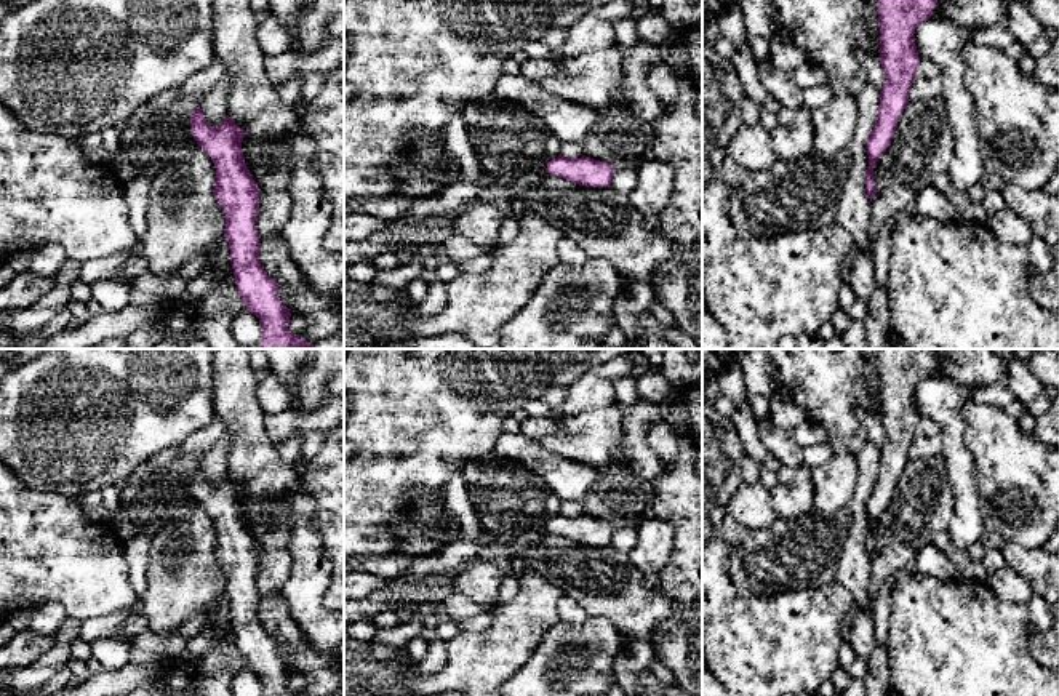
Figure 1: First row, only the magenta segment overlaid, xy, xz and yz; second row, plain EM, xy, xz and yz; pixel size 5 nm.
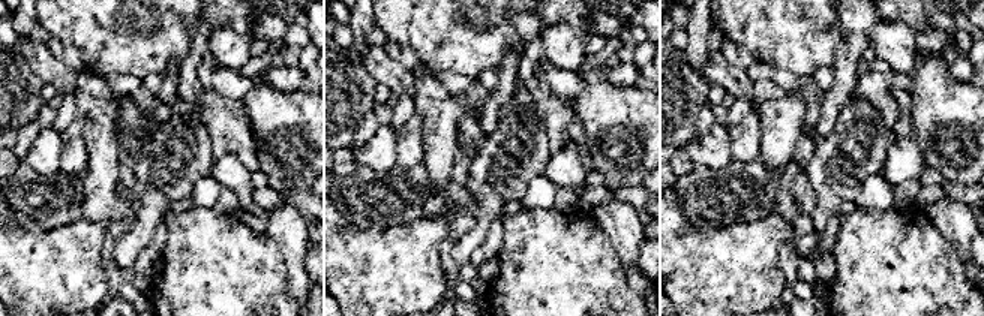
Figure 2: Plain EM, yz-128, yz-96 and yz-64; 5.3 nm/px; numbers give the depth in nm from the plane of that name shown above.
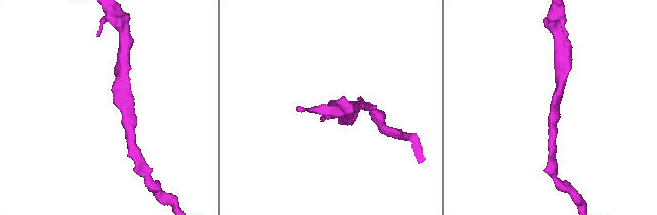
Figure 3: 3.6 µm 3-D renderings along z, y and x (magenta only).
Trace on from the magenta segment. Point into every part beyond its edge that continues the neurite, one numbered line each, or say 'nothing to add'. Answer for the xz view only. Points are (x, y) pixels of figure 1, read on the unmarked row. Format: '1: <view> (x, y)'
nothing to add

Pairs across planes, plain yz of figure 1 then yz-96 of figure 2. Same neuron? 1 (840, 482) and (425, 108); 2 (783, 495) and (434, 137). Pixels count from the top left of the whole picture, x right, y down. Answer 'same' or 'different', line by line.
1: same
2: different

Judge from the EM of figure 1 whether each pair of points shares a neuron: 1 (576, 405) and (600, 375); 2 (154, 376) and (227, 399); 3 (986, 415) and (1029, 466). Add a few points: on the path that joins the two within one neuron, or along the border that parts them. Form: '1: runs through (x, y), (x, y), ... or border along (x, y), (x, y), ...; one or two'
1: runs through (583, 397), (597, 383); one
2: border along (211, 365), (215, 413); two
3: runs through (991, 428), (1016, 453); one

